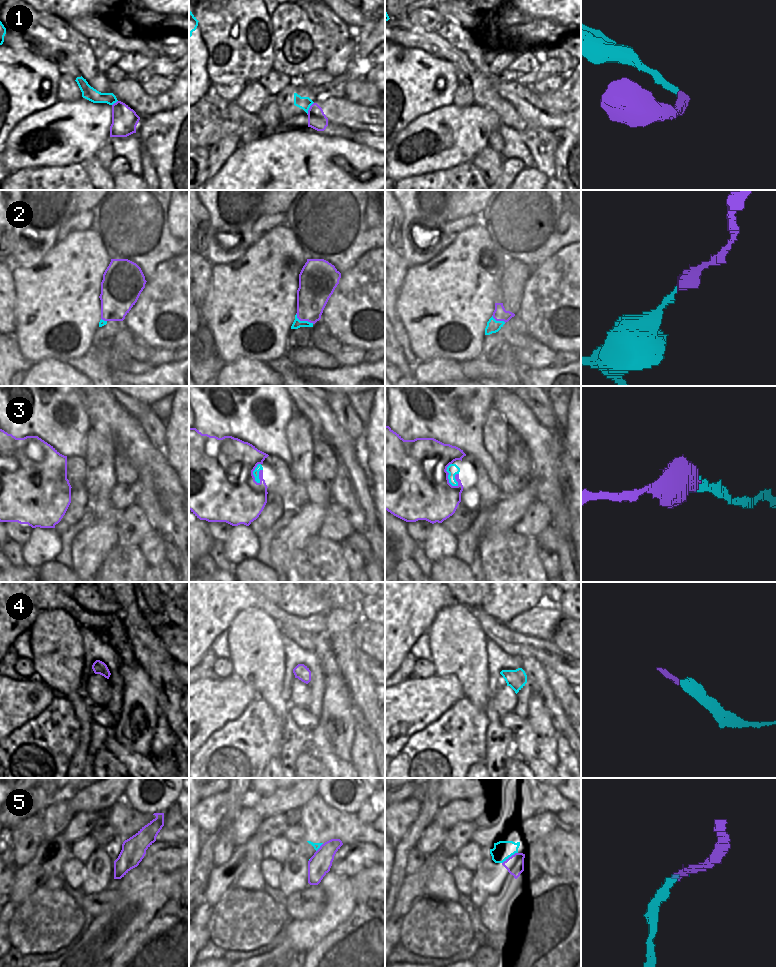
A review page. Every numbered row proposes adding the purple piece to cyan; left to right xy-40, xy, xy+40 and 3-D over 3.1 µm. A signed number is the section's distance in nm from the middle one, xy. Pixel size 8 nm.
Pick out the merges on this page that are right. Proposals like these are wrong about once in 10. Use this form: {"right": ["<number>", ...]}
{"right": ["1", "2", "3", "4", "5"]}

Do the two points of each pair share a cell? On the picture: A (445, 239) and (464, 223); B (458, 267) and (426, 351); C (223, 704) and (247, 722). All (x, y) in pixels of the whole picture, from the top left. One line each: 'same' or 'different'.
A: same
B: same
C: different

